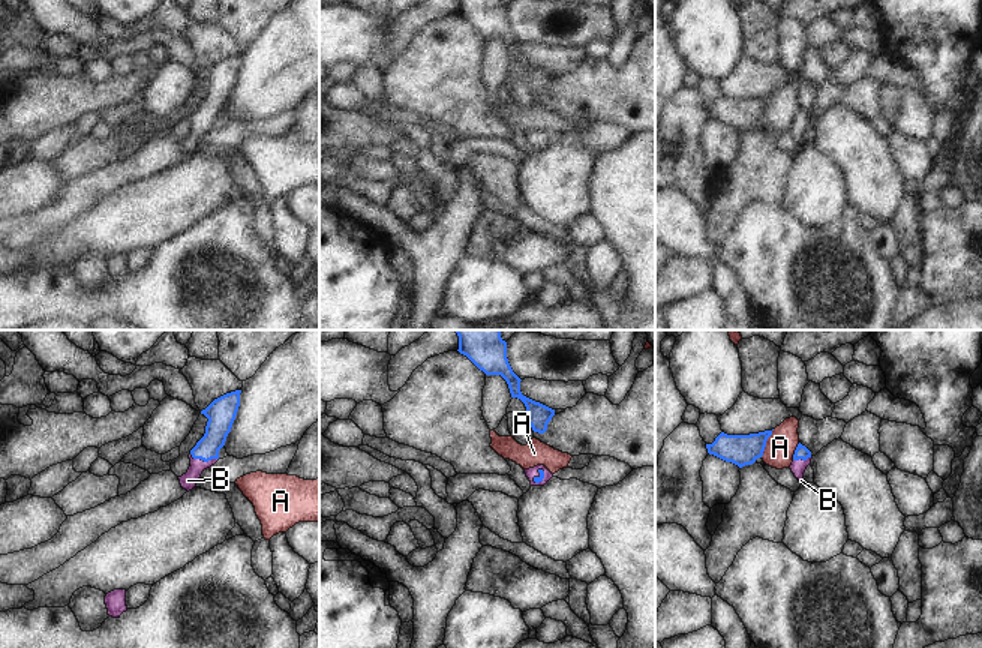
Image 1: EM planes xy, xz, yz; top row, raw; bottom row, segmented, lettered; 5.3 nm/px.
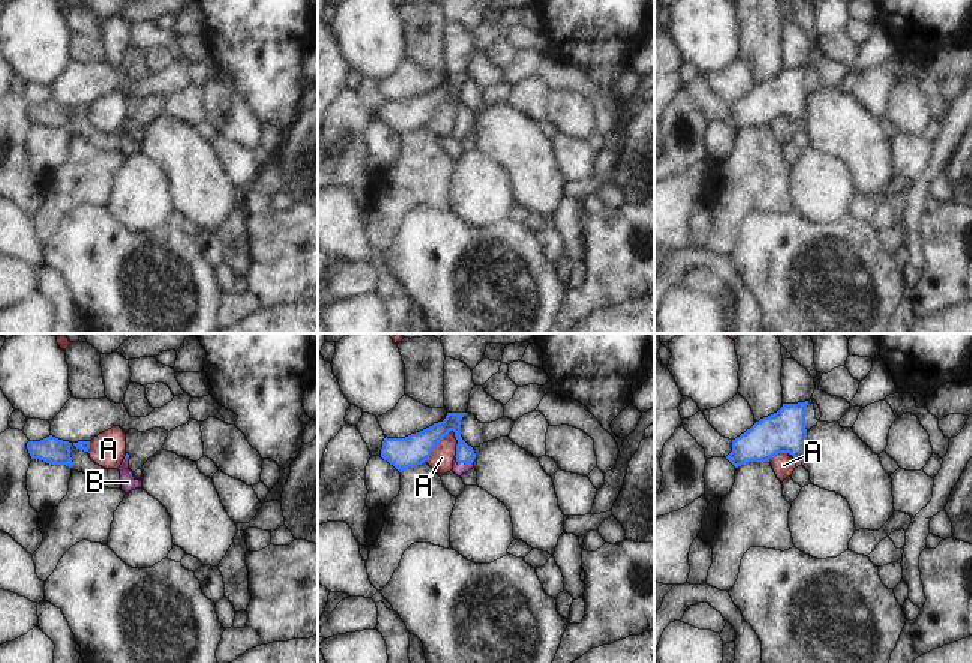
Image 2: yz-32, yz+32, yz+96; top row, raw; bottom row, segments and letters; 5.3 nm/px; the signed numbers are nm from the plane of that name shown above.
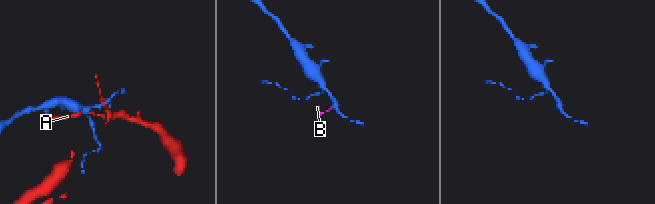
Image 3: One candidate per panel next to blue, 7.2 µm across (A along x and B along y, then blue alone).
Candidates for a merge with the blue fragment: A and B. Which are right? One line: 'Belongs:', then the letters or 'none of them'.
Belongs: B

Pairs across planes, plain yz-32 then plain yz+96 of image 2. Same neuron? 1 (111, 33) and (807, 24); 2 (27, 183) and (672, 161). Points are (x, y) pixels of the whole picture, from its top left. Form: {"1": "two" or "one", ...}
{"1": "two", "2": "one"}

